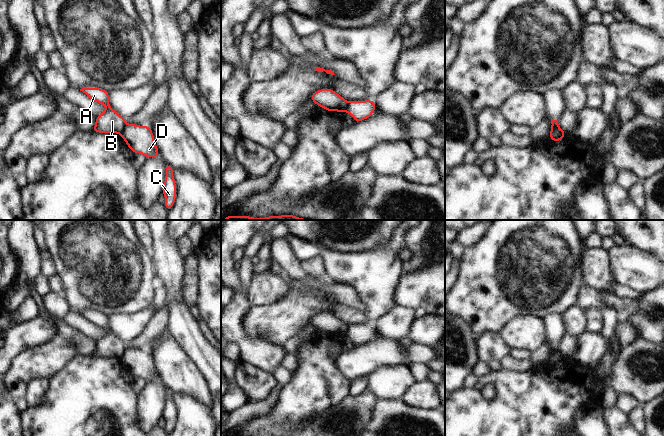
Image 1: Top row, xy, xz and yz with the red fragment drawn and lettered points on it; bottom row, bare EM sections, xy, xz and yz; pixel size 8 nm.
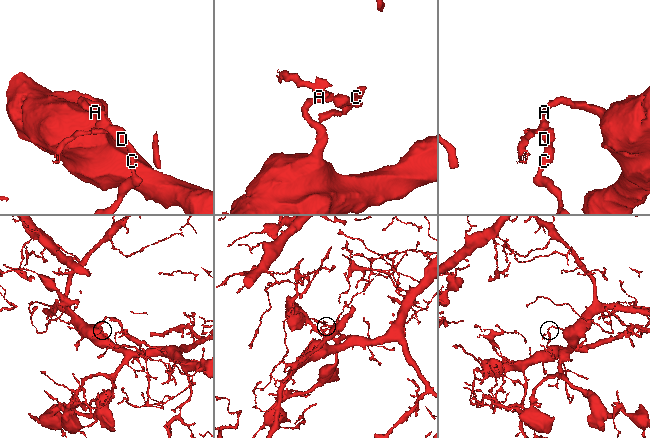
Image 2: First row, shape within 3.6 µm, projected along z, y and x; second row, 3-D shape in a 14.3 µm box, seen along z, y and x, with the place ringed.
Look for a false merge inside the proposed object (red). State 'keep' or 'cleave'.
cleave

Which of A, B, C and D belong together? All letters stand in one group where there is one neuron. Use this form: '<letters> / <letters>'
A B / C D

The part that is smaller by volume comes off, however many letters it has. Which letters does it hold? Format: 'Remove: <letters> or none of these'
Remove: C, D

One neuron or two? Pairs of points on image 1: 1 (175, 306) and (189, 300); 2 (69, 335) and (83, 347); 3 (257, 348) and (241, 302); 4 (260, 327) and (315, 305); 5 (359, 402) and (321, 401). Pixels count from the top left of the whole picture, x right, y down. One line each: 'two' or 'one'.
1: two
2: one
3: one
4: one
5: two

